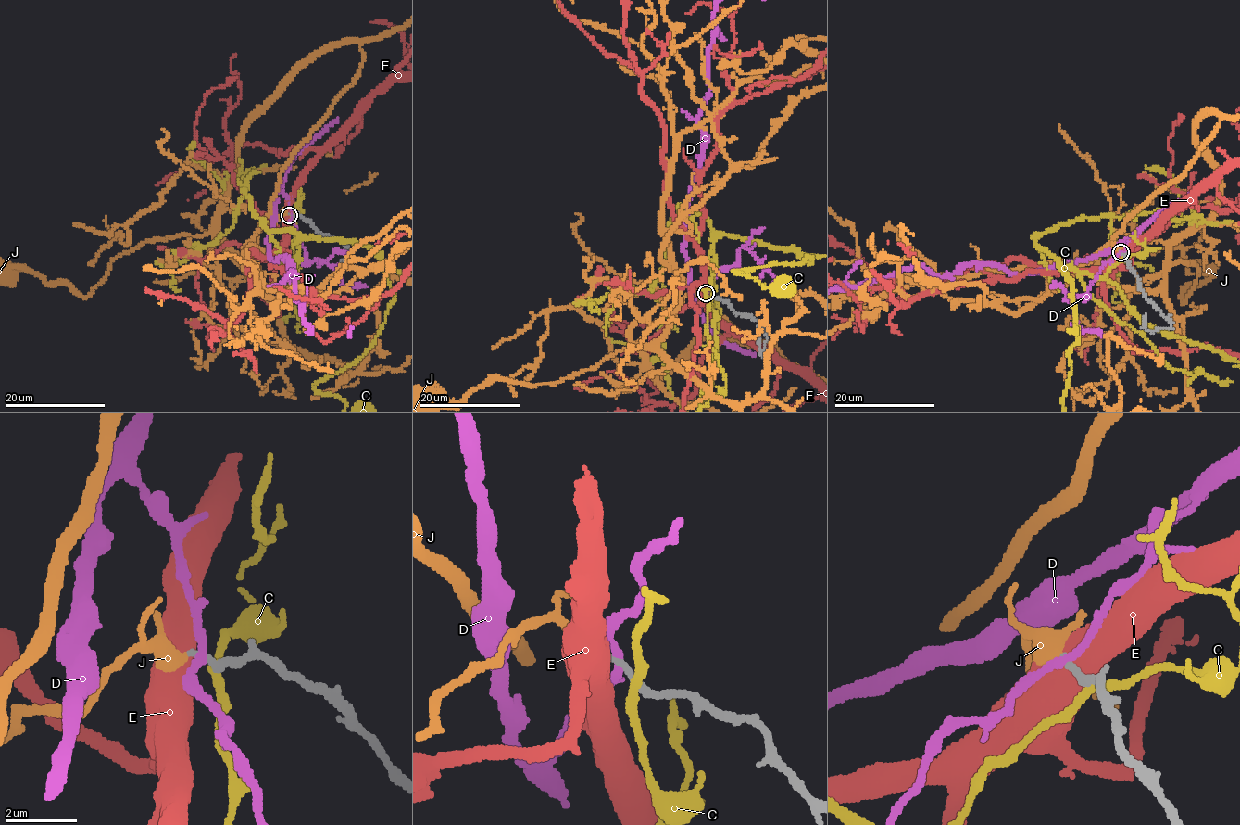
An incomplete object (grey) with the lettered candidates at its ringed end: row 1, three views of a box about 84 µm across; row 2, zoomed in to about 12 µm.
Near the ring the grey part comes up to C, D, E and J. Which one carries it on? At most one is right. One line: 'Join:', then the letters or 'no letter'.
Join: J

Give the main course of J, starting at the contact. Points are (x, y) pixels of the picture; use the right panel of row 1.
J: (1121, 252), (1138, 288), (1158, 287), (1169, 262), (1197, 266), (1183, 302), (1208, 265)

